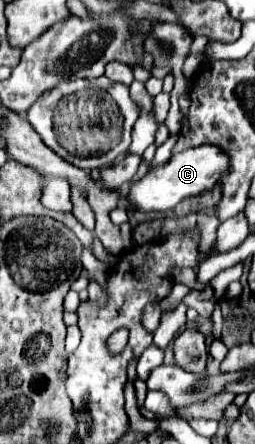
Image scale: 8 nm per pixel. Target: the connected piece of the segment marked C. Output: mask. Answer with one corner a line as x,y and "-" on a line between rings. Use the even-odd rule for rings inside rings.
203,144
199,148
191,148
181,154
175,154
161,168
149,170
143,180
131,184
127,198
135,210
167,212
185,198
193,198
207,190
213,190
217,184
221,184
221,180
227,172
229,172
229,164
227,164
227,156
223,156
223,150
215,148
213,144

